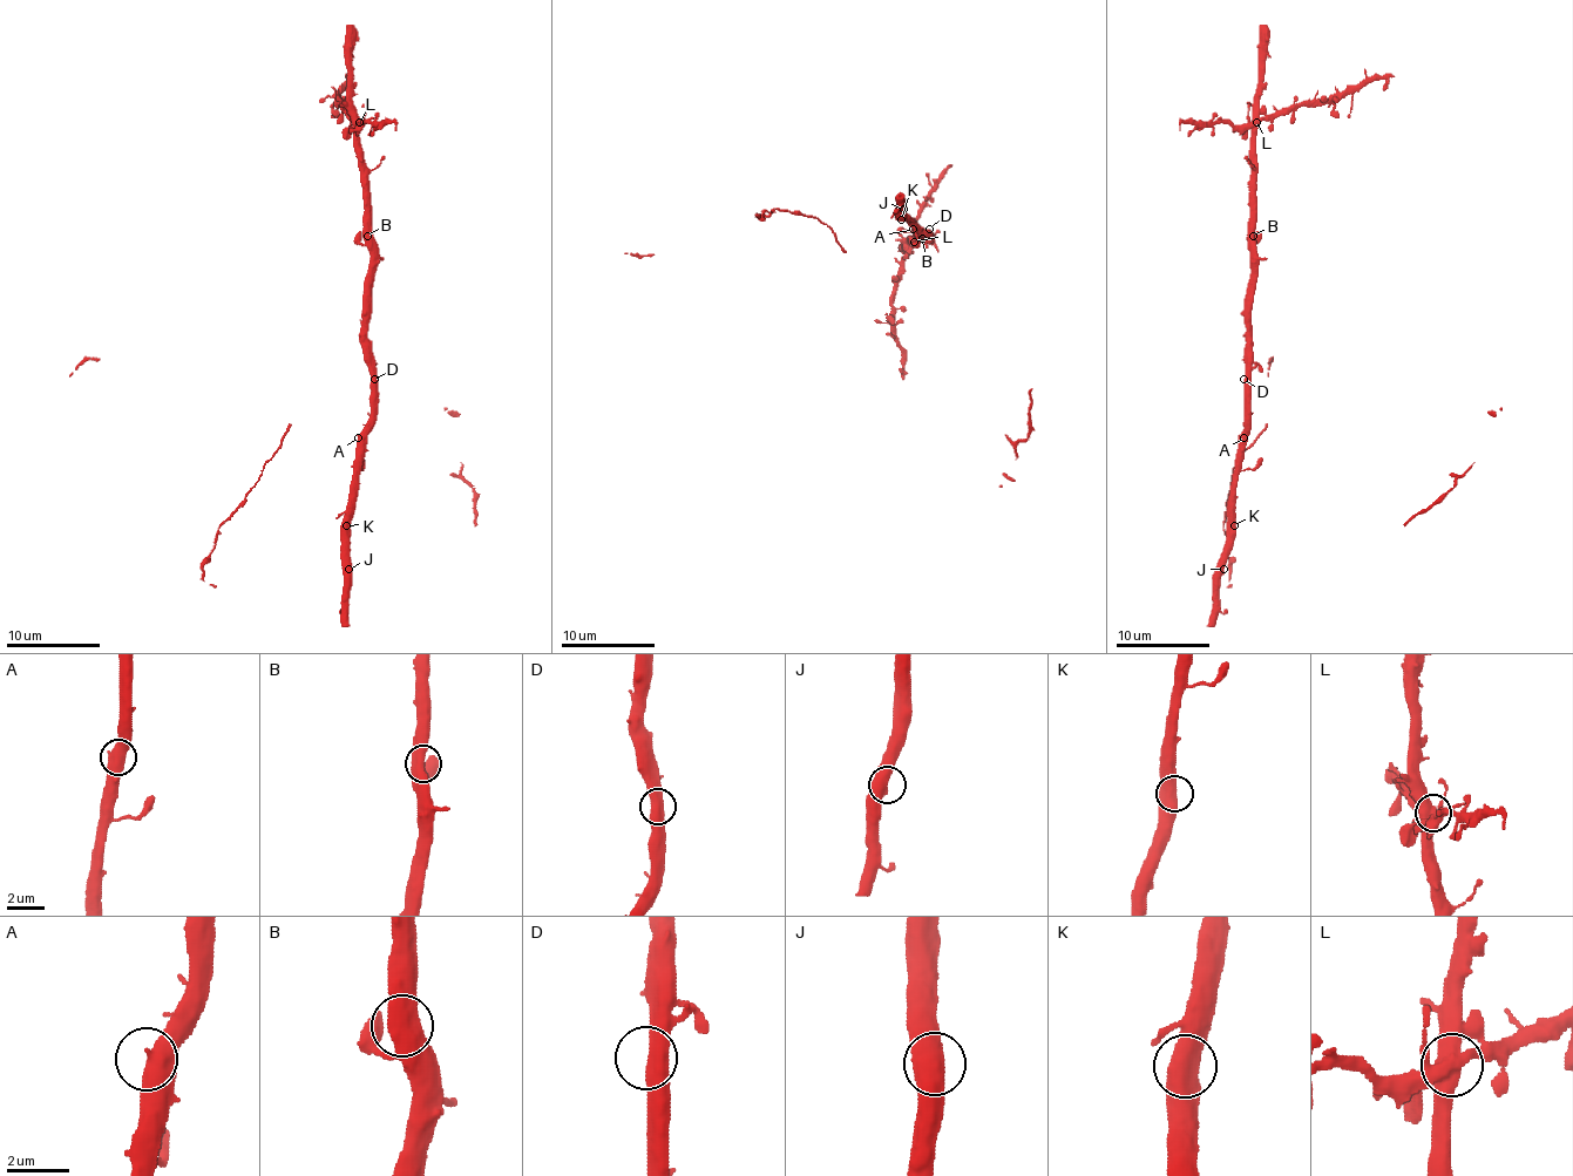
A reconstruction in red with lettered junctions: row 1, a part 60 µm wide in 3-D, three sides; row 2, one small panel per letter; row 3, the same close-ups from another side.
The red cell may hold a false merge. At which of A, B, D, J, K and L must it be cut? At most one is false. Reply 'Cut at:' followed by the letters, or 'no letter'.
Cut at: L

